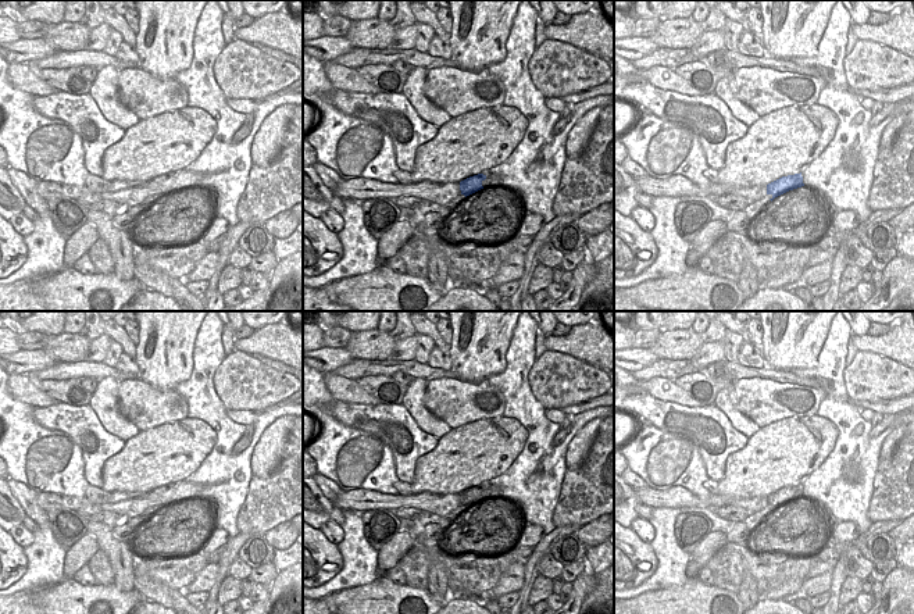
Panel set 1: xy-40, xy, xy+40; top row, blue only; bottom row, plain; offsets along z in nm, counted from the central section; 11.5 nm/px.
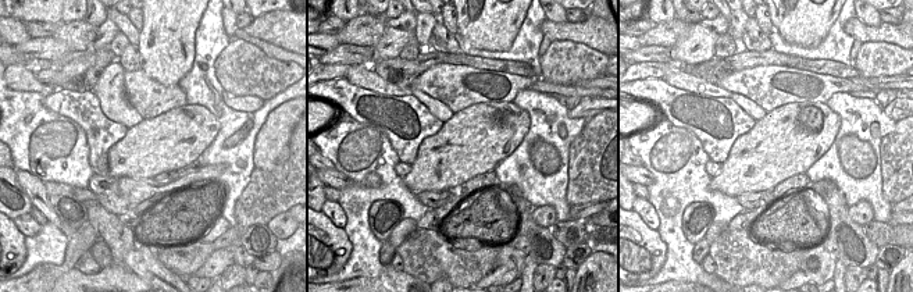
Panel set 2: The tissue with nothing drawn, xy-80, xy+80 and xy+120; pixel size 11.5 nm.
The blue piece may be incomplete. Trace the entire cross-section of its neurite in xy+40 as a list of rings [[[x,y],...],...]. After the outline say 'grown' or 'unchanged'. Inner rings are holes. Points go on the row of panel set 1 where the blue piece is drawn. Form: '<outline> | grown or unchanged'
[[[801,172],[795,175],[788,175],[768,183],[767,194],[772,196],[770,199],[772,201],[775,197],[801,186],[804,186]]] | unchanged

